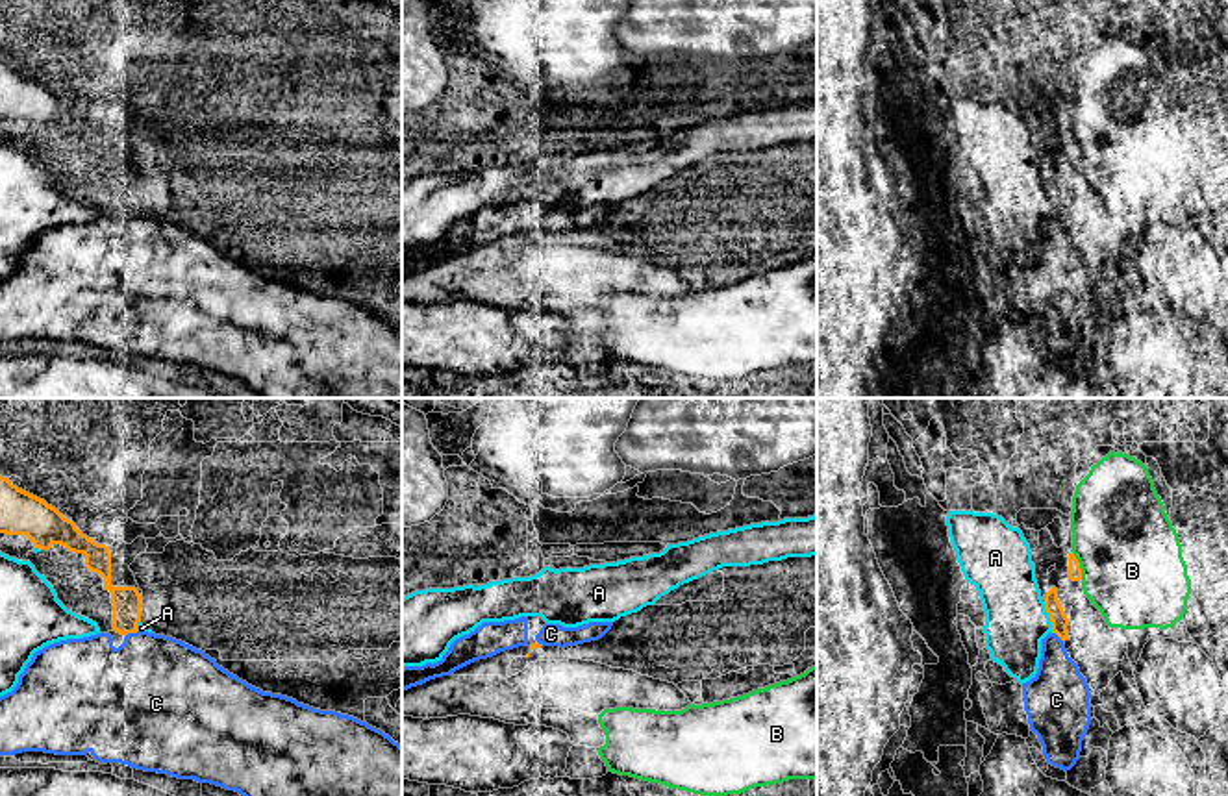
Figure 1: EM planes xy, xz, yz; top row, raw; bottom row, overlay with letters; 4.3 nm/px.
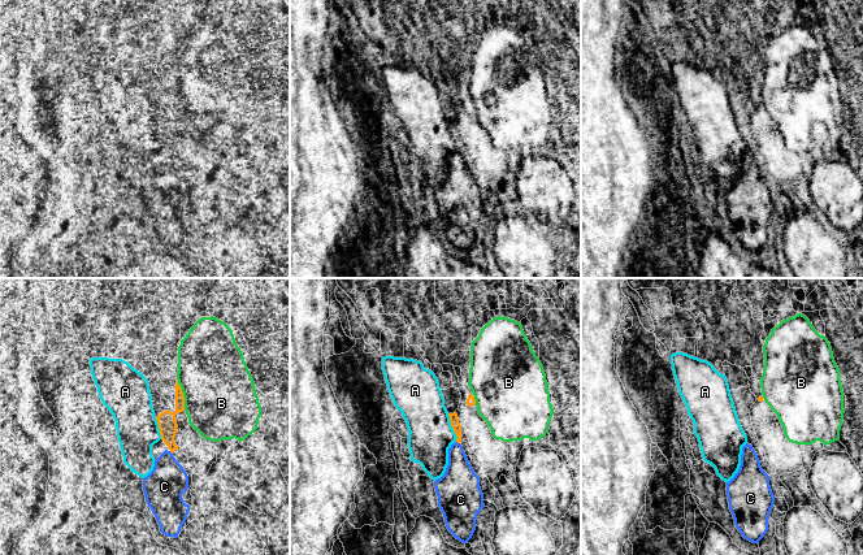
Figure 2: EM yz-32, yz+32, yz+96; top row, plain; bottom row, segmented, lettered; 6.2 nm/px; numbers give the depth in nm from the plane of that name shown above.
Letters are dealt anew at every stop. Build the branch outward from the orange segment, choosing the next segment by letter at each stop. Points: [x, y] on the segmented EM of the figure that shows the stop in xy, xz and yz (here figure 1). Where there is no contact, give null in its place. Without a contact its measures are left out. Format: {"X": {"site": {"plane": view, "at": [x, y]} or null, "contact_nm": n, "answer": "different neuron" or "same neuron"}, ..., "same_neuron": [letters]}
{"A": {"site": {"plane": "yz", "at": [1049, 615]}, "contact_nm": 140, "answer": "different neuron"}, "B": {"site": {"plane": "yz", "at": [1078, 565]}, "contact_nm": 140, "answer": "different neuron"}, "C": {"site": {"plane": "xy", "at": [132, 632]}, "contact_nm": 60, "answer": "different neuron"}, "same_neuron": []}

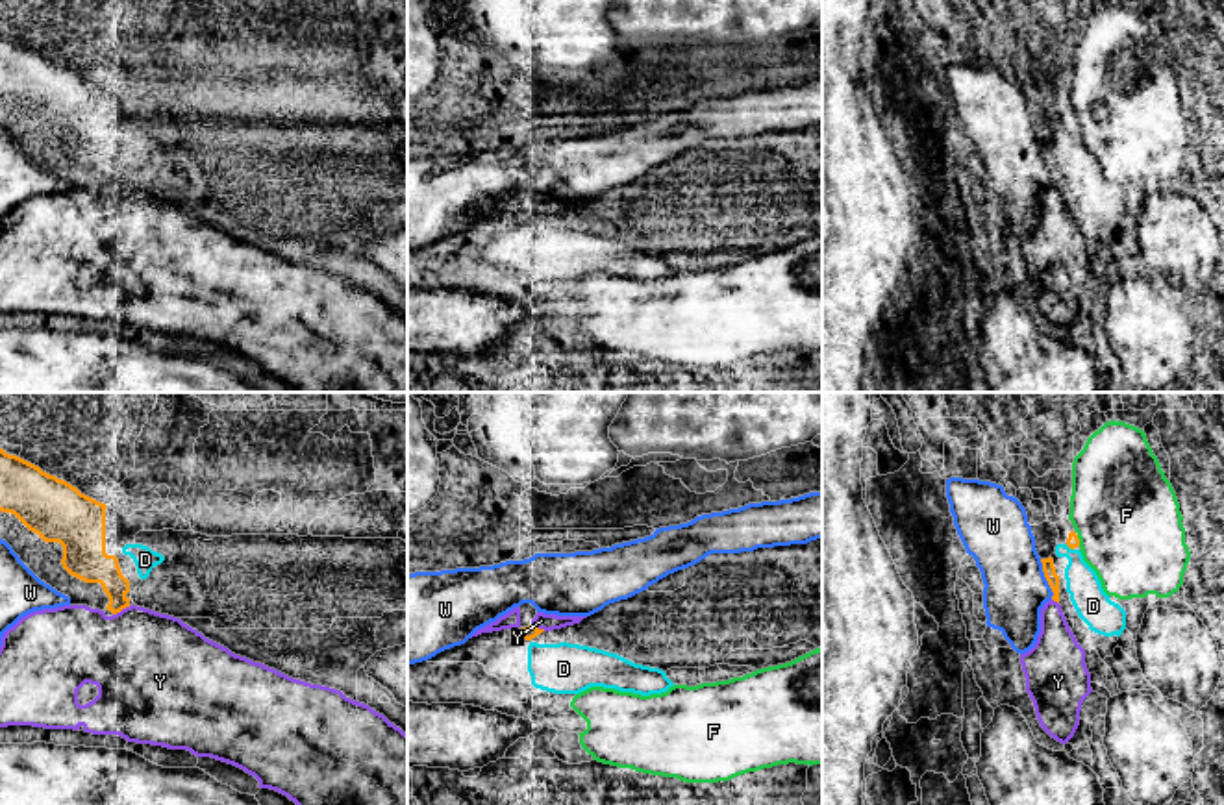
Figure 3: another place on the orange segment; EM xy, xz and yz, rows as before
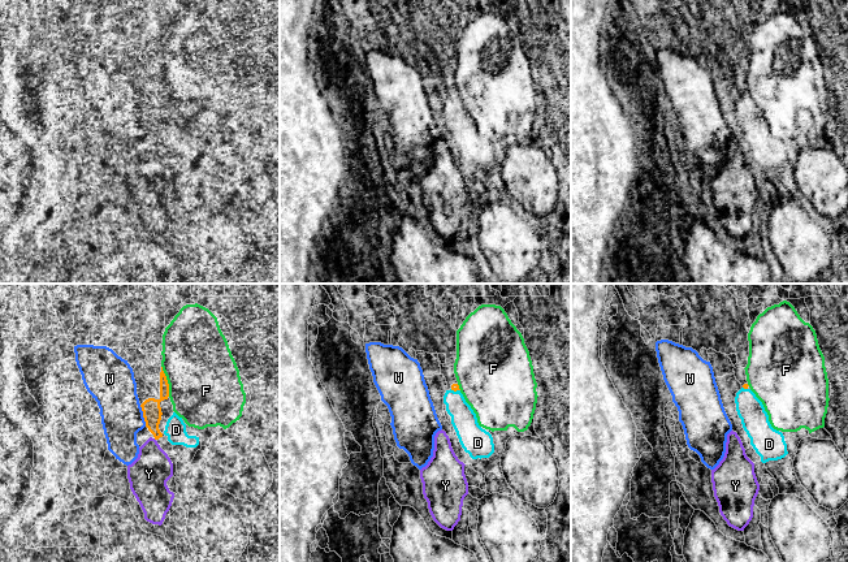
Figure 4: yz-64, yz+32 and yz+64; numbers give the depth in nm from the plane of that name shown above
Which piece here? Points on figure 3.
{"D": {"site": {"plane": "yz", "at": [1069, 546]}, "contact_nm": 50, "answer": "same neuron"}, "F": {"site": {"plane": "yz", "at": [1078, 541]}, "contact_nm": 50, "answer": "different neuron"}, "W": {"site": {"plane": "yz", "at": [1047, 580]}, "contact_nm": 190, "answer": "different neuron"}, "Y": {"site": {"plane": "xy", "at": [121, 609]}, "contact_nm": 90, "answer": "different neuron"}, "same_neuron": ["D"]}

